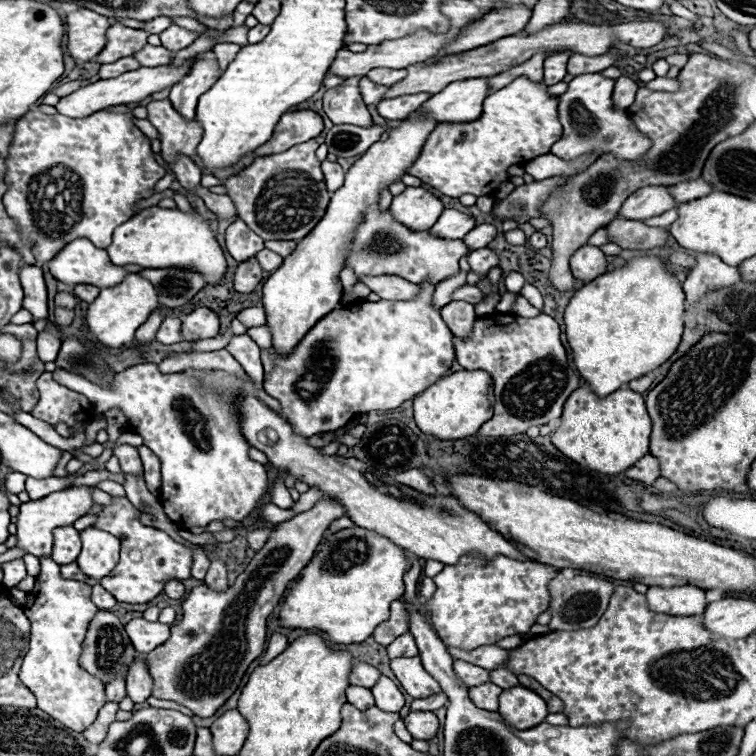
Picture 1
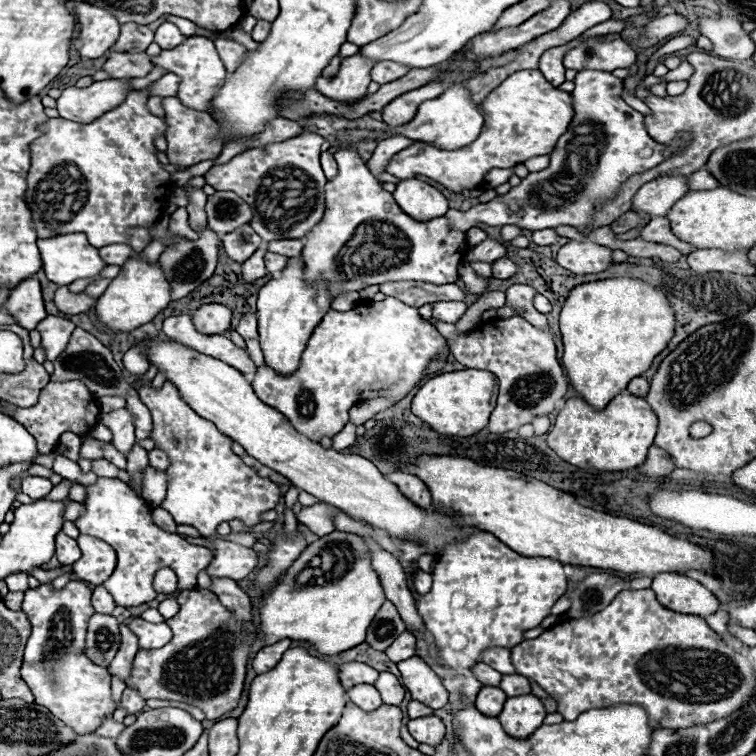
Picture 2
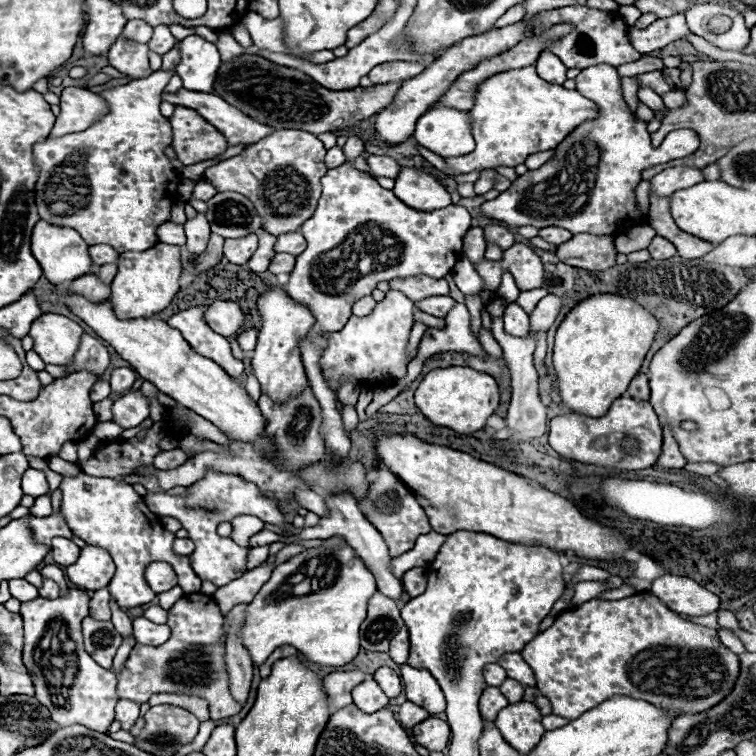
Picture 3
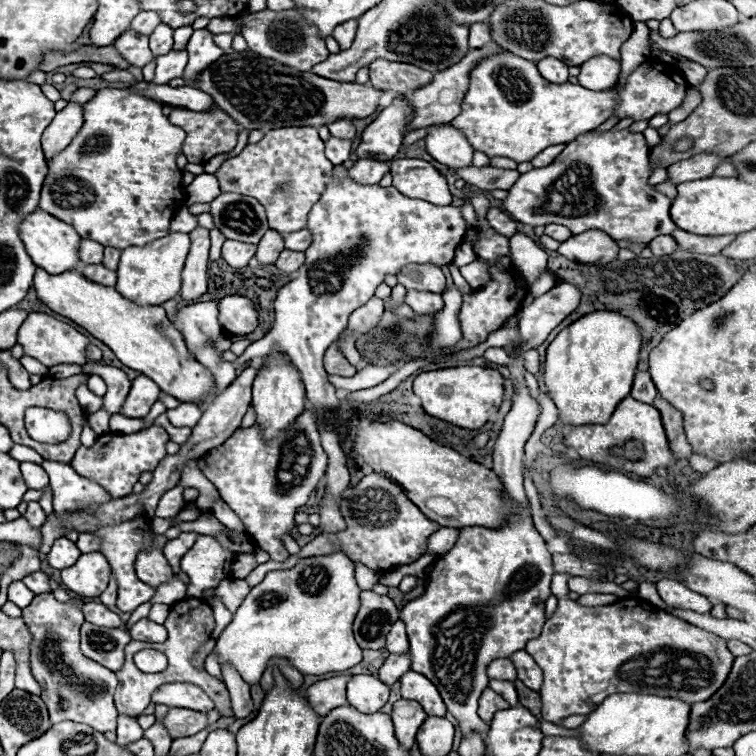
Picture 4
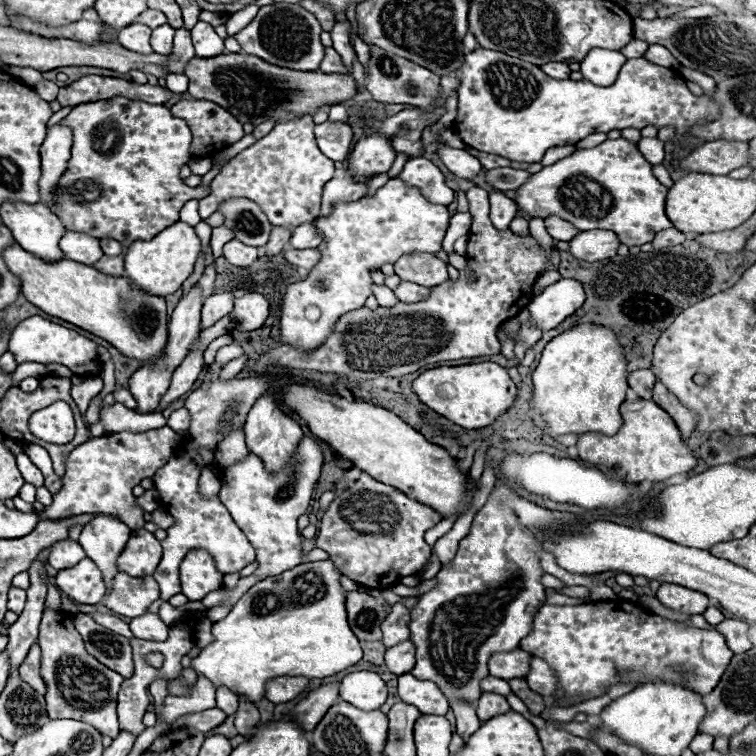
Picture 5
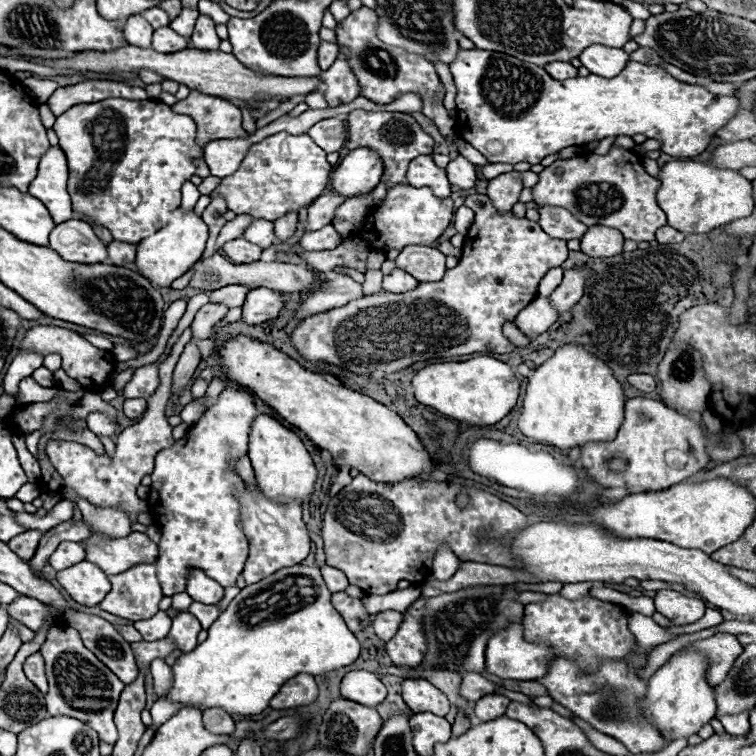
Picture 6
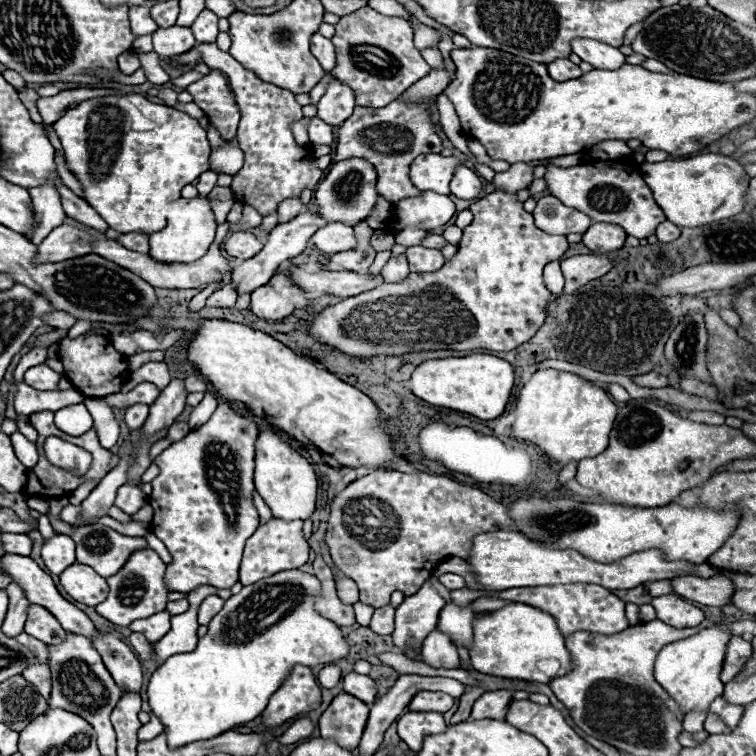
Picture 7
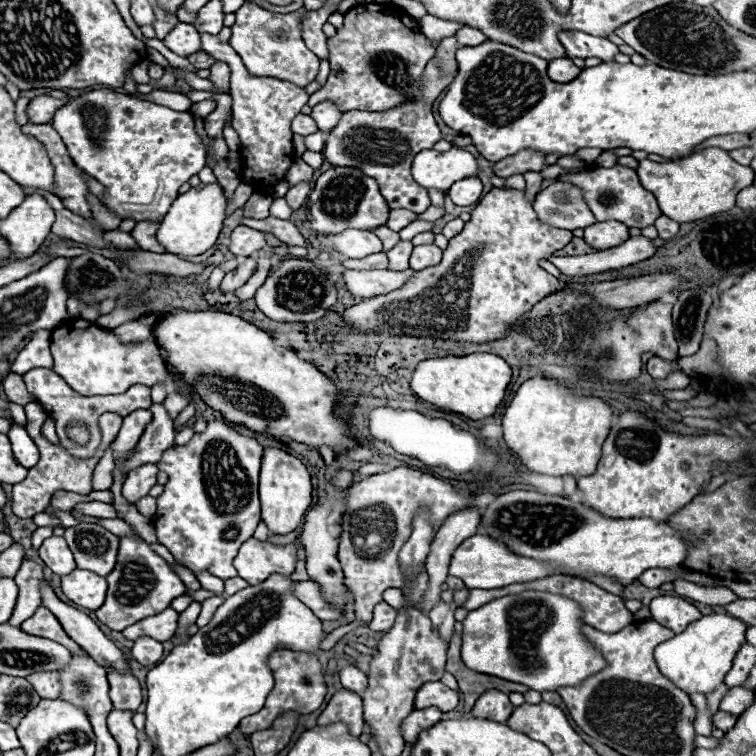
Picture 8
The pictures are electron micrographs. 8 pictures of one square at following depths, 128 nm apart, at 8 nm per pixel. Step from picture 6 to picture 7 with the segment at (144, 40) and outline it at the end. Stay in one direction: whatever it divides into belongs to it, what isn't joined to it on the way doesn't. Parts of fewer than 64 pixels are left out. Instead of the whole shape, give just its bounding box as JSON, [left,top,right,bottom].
[130,6,158,36]

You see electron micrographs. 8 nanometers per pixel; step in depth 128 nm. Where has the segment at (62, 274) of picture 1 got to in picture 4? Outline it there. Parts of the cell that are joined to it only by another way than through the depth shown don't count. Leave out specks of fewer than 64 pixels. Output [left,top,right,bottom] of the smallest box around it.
[18,208,80,274]

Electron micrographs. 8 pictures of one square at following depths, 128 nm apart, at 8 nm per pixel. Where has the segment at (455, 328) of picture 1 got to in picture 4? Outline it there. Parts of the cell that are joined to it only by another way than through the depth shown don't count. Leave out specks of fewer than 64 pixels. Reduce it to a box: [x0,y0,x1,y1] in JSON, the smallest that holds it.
[404,290,444,314]

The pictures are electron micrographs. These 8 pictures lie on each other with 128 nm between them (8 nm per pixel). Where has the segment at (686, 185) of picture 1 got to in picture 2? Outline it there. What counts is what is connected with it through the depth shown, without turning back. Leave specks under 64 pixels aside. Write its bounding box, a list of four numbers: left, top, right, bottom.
[688,168,718,190]

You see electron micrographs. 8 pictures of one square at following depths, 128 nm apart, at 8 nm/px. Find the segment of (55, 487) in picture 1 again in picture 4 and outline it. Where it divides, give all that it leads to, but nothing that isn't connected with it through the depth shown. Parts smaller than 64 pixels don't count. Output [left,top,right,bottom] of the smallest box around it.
[20,462,48,490]

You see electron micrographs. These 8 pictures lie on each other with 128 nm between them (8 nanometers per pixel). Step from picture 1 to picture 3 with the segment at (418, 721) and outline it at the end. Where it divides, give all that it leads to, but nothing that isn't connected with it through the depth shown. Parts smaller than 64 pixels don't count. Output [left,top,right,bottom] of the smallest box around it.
[414,718,450,752]

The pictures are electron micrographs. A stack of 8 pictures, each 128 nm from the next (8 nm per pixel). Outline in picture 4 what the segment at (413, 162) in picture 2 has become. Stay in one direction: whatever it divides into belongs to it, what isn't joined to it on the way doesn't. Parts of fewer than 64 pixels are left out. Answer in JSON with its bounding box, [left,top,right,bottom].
[348,52,686,186]

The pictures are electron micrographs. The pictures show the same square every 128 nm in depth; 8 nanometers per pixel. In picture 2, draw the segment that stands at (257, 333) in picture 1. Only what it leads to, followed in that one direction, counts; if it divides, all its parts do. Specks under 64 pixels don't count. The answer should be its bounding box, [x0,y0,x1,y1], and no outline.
[246,340,264,368]

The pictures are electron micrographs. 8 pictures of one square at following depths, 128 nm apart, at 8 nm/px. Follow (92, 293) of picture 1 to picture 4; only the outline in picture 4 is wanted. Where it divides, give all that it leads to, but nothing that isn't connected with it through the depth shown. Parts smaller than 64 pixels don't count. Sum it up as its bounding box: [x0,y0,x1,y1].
[104,246,120,270]

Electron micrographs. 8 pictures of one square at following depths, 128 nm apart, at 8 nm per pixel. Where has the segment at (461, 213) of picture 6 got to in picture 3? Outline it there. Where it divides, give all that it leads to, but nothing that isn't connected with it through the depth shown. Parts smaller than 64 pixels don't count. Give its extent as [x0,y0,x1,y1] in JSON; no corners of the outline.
[464,293,483,339]

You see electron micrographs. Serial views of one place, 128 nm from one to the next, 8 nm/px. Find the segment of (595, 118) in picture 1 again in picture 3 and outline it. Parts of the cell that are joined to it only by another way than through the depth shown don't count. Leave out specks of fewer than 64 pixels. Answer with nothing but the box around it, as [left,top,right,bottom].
[482,64,698,236]

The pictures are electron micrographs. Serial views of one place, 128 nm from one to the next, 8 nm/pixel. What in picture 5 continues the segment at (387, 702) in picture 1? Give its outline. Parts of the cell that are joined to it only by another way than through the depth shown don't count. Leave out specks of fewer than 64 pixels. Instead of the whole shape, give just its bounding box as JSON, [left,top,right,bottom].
[386,640,414,674]

